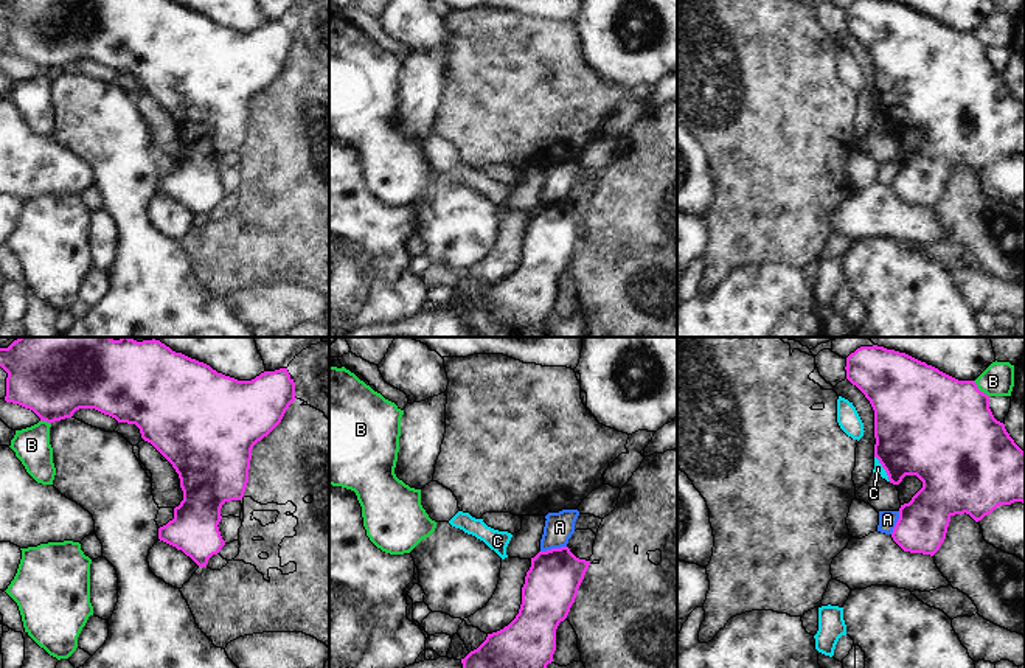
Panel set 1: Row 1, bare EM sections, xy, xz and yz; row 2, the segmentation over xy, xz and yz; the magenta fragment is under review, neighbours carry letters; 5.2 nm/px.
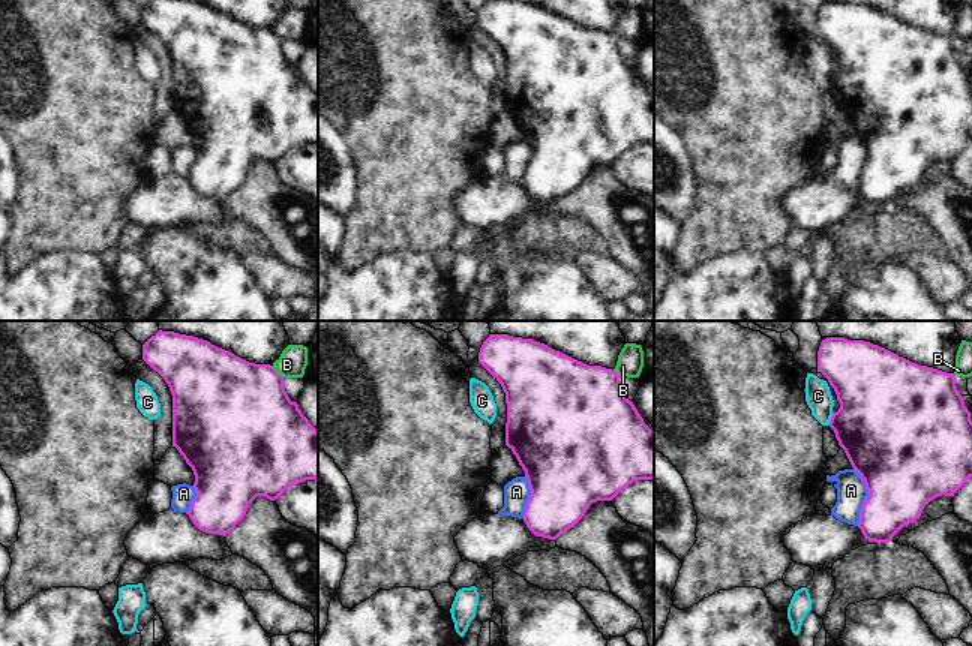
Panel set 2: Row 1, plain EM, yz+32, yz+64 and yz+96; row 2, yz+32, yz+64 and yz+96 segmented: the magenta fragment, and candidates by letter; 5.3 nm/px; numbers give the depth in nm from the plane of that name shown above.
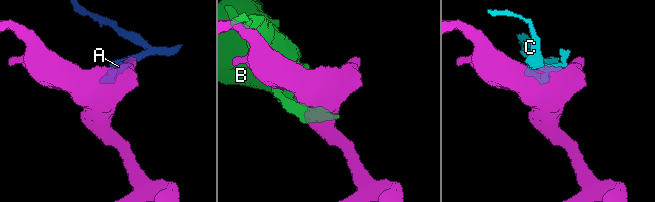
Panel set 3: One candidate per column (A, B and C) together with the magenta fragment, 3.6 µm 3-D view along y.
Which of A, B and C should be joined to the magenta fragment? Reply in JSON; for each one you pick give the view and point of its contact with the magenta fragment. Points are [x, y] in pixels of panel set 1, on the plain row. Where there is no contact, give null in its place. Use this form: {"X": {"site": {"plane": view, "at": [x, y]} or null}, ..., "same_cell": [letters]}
{"same_cell": []}

